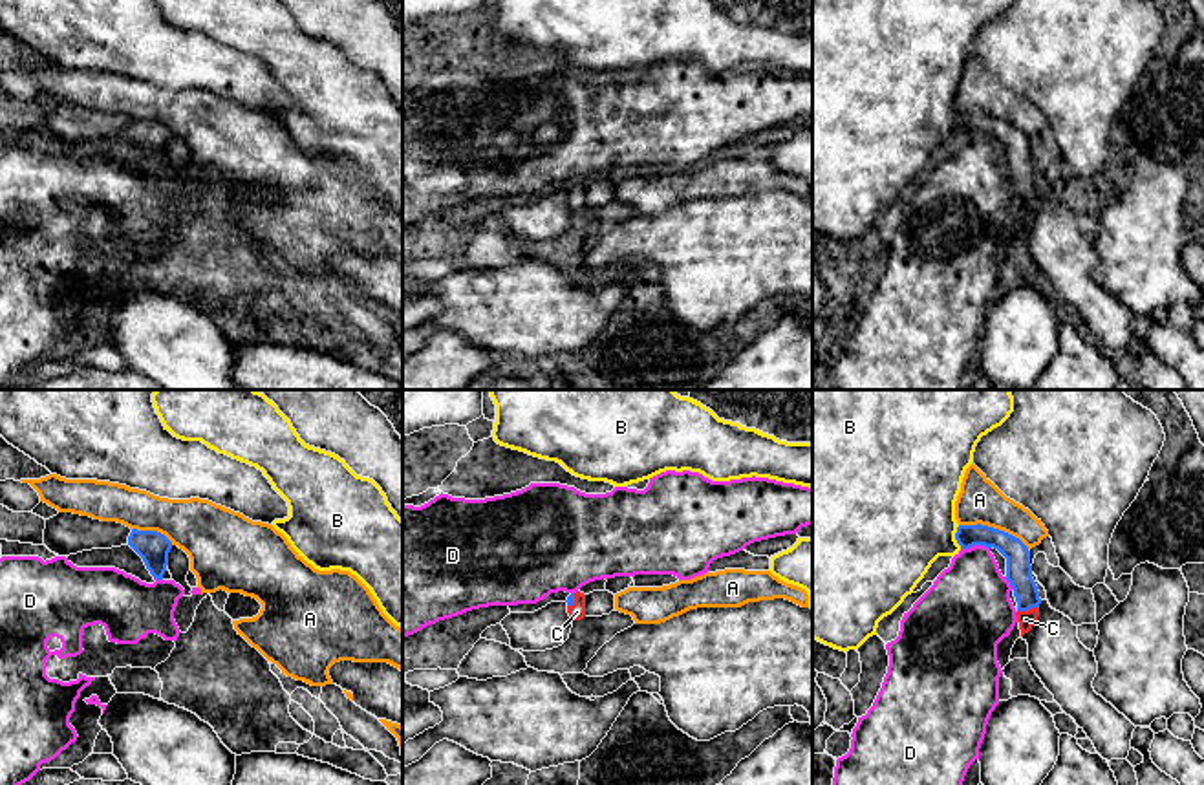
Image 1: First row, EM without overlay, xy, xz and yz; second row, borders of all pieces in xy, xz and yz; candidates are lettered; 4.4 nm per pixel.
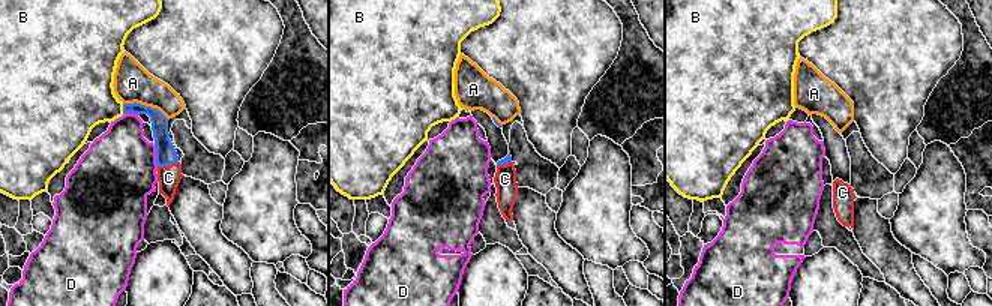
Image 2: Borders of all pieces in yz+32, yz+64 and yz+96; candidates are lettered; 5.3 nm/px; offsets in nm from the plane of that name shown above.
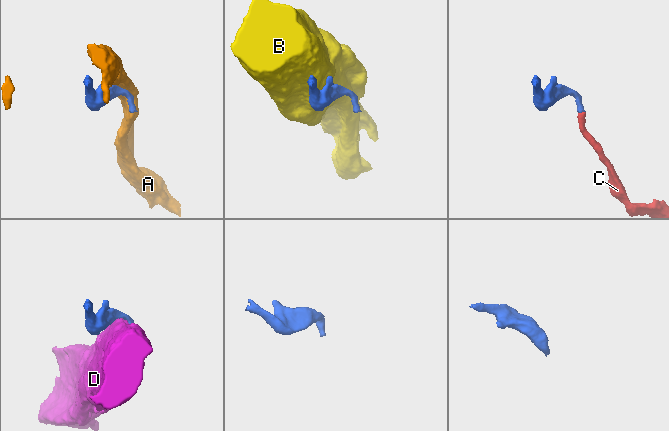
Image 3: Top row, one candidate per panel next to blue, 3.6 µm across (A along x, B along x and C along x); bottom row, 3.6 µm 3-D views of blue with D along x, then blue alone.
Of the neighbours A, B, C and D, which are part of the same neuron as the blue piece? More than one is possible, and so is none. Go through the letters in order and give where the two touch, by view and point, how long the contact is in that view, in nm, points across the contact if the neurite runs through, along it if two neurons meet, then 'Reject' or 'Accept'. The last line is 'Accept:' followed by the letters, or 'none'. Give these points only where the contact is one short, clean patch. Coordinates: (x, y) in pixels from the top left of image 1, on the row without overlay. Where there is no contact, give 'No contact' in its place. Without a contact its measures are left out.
A: Touches blue at yz (992, 118). Shared border 320 nm. Reject
B: Touches blue at yz (956, 129). Shared border 110 nm. Reject
C: Touches blue at yz (1027, 200). Shared border 100 nm. Path across: yz (1018, 147), (1027, 200), (1025, 209). Accept
D: Touches blue at yz (974, 134). Shared border 130 nm. Reject
Accept: C

